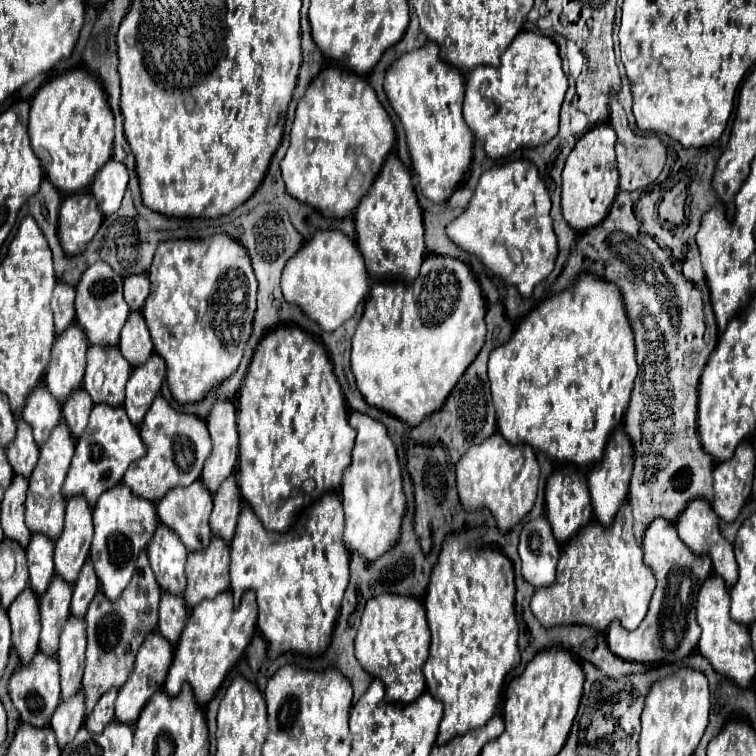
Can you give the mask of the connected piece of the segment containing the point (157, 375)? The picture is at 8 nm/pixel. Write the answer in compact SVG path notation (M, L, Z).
M153 354L145 364L133 368L131 378L127 382L127 398L125 398L125 412L129 420L139 426L153 404L155 396L161 390L165 380L165 360L159 354Z

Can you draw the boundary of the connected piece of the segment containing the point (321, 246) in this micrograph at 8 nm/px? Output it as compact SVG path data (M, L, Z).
M321 230L287 262L281 288L289 304L299 306L305 316L321 326L321 330L333 332L347 322L355 314L357 304L367 298L369 280L361 252L351 238L341 230Z

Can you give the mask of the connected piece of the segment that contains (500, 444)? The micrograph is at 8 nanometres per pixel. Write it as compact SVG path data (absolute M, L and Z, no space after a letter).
M499 432L469 448L455 464L455 474L461 506L467 512L489 510L501 534L507 534L515 524L519 524L535 504L539 488L539 464L535 450L529 444L509 444Z

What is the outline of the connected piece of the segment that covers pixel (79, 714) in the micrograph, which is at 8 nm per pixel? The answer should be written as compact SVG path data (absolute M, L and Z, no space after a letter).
M77 692L69 700L61 700L51 718L51 730L57 736L57 744L65 748L77 734L85 720L85 696Z

